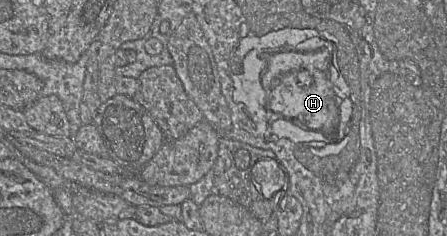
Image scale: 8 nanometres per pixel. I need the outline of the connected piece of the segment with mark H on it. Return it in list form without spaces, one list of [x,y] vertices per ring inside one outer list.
[[[325,46],[313,51],[284,50],[272,53],[262,74],[262,83],[267,85],[268,80],[275,79],[282,85],[271,90],[269,110],[308,130],[333,135],[339,124],[340,112],[339,98],[330,78],[333,65],[336,66],[334,54]]]

